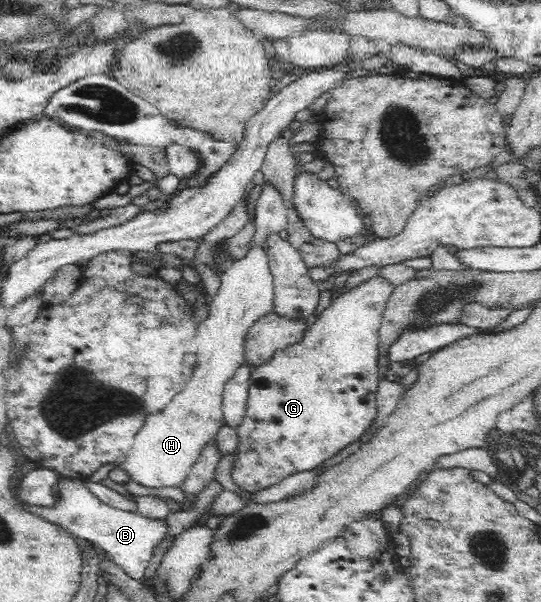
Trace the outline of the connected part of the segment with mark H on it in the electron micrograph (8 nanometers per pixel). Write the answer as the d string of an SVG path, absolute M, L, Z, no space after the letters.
M267 182L261 184L261 194L259 194L259 200L257 200L257 206L255 206L254 224L256 225L256 232L248 253L245 258L235 262L231 269L228 269L220 276L221 285L217 295L209 302L209 315L196 328L197 334L193 338L193 344L197 348L195 370L190 372L187 380L183 382L182 389L164 406L161 412L157 412L154 416L147 416L145 424L135 435L131 450L121 464L126 474L141 486L147 486L147 488L177 488L183 486L186 476L189 476L191 468L201 456L201 450L217 435L221 426L226 425L222 416L223 387L235 374L241 363L245 361L244 346L249 328L253 326L258 318L274 311L272 303L273 277L269 273L269 265L267 265L264 240L267 234L279 234L279 232L286 230L289 225L288 208L282 194Z

